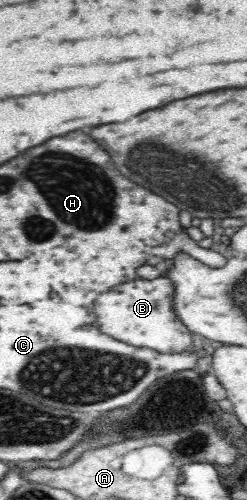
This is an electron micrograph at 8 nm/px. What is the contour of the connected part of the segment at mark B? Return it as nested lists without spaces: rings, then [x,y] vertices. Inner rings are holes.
[[[165,276],[152,280],[138,278],[101,294],[91,309],[92,323],[105,334],[131,346],[165,355],[182,354],[191,349],[193,336],[174,316],[170,308],[171,299],[172,286]]]

